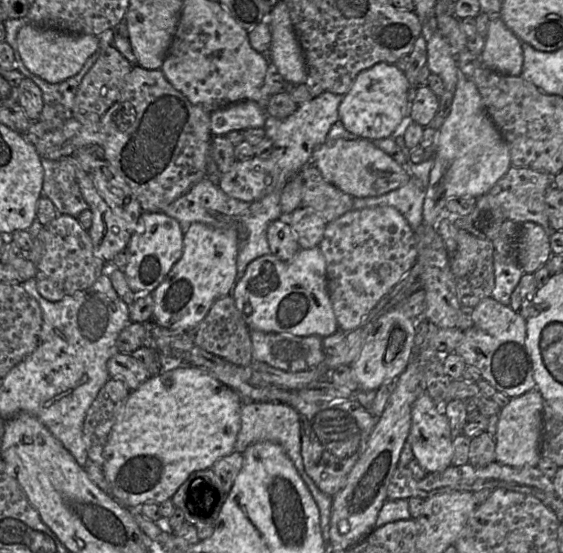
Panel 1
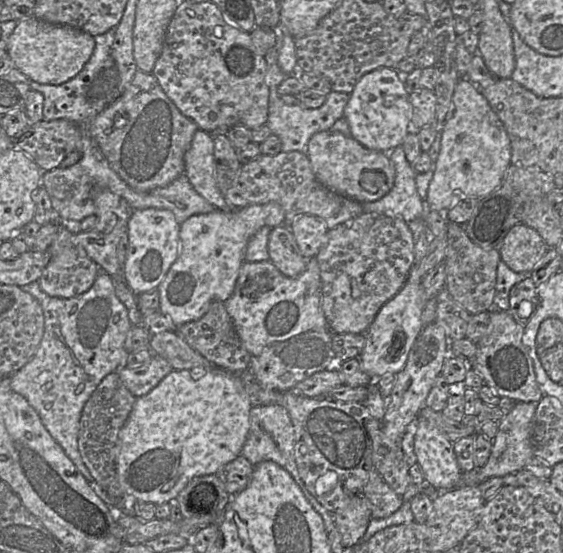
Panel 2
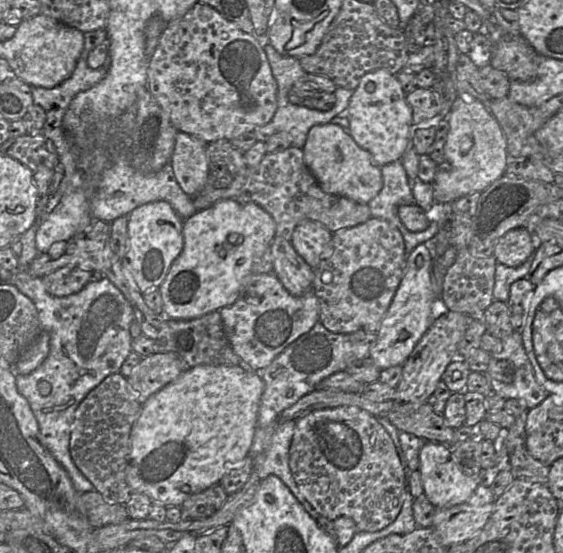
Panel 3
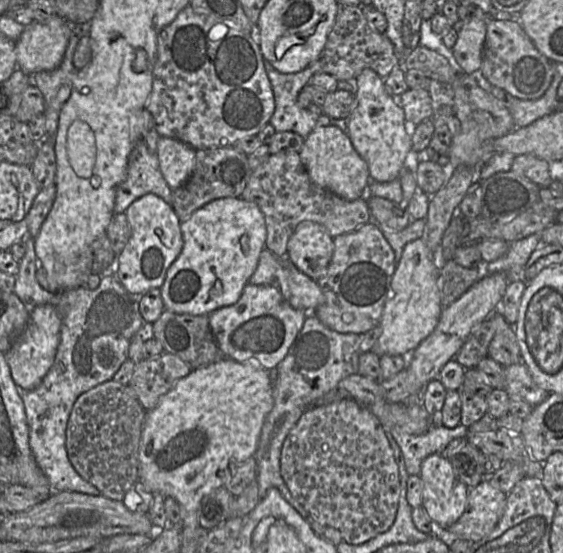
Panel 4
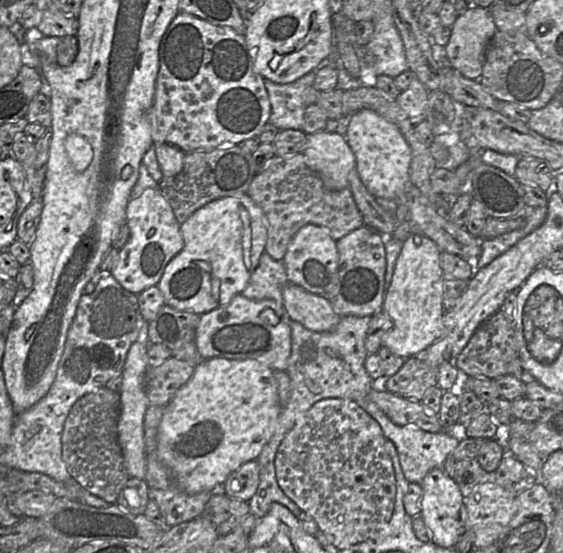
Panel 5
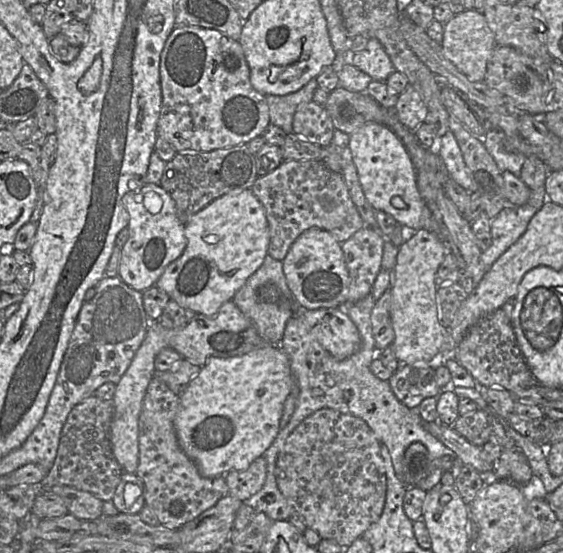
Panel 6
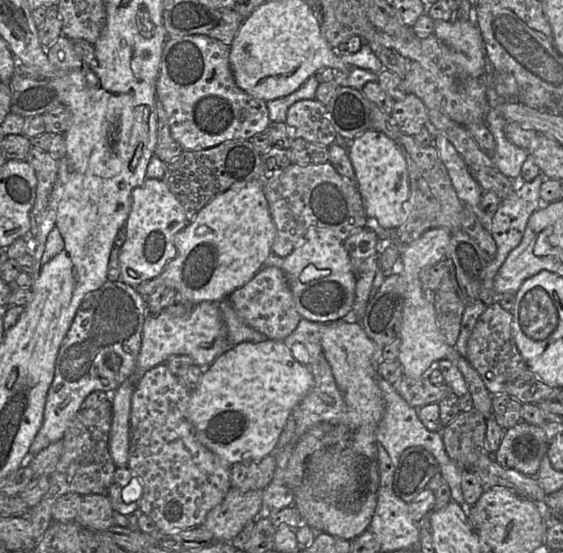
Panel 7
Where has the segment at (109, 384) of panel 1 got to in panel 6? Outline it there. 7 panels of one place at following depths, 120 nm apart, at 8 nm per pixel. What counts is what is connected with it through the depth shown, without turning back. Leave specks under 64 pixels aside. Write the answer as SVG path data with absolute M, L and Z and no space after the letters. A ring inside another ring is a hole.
M94 395L72 408L61 431L55 461L42 480L40 491L64 485L92 493L101 501L111 501L124 472L111 449L112 416L113 400L102 400Z

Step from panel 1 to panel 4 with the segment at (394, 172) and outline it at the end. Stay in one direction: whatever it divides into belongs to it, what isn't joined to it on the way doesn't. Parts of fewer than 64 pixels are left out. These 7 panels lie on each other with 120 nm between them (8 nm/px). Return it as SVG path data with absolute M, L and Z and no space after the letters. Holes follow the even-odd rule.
M318 125L305 138L299 152L313 183L346 200L364 198L371 181L369 168L354 149L347 133L334 125Z

